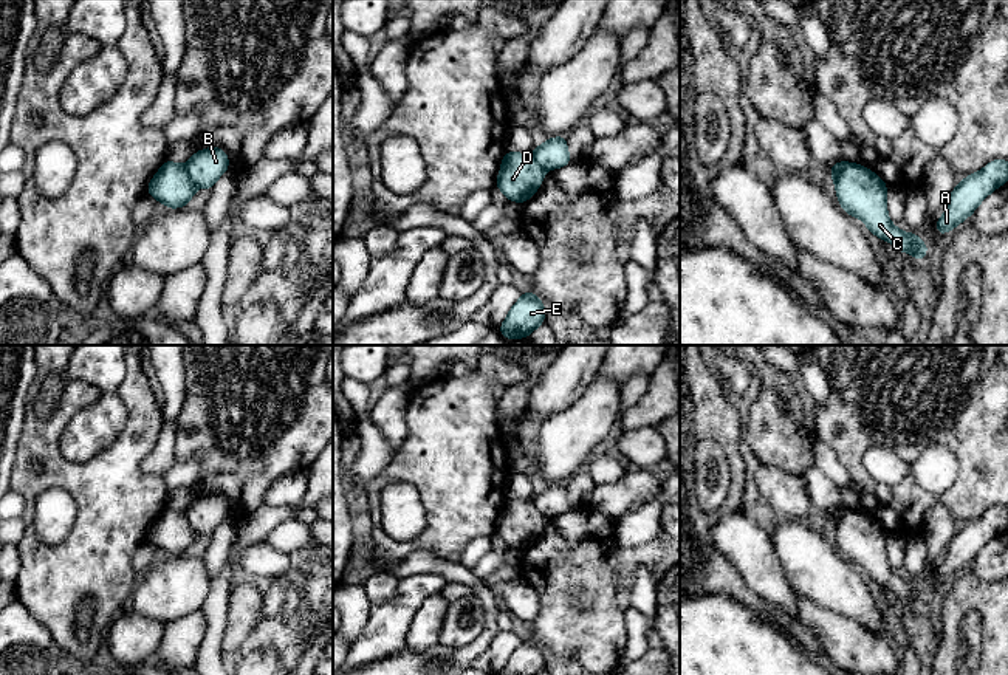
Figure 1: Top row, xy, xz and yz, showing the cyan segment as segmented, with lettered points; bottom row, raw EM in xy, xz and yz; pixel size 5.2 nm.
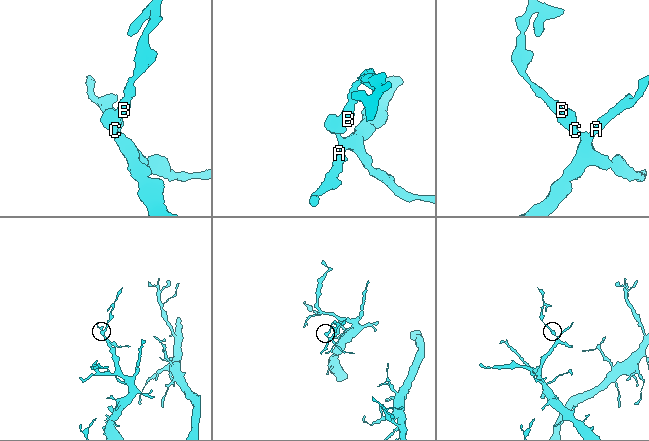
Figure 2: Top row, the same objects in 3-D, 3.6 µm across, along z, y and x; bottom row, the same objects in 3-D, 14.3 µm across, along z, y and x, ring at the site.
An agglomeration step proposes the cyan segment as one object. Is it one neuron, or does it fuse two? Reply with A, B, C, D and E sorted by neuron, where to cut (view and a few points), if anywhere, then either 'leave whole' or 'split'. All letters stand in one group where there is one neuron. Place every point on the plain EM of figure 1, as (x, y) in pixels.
A C D E / B; cut in xy along (185, 513), (197, 533); split

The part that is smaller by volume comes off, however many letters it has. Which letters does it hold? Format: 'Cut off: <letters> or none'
Cut off: B

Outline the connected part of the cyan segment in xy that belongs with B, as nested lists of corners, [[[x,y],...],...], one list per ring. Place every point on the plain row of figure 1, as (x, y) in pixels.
[[[220,494],[195,499],[186,516],[197,534],[212,536],[215,528],[229,516],[229,505]]]

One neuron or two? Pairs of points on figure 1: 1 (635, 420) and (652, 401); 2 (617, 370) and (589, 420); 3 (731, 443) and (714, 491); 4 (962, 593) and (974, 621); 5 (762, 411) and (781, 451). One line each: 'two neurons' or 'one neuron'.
1: one neuron
2: two neurons
3: two neurons
4: two neurons
5: one neuron

